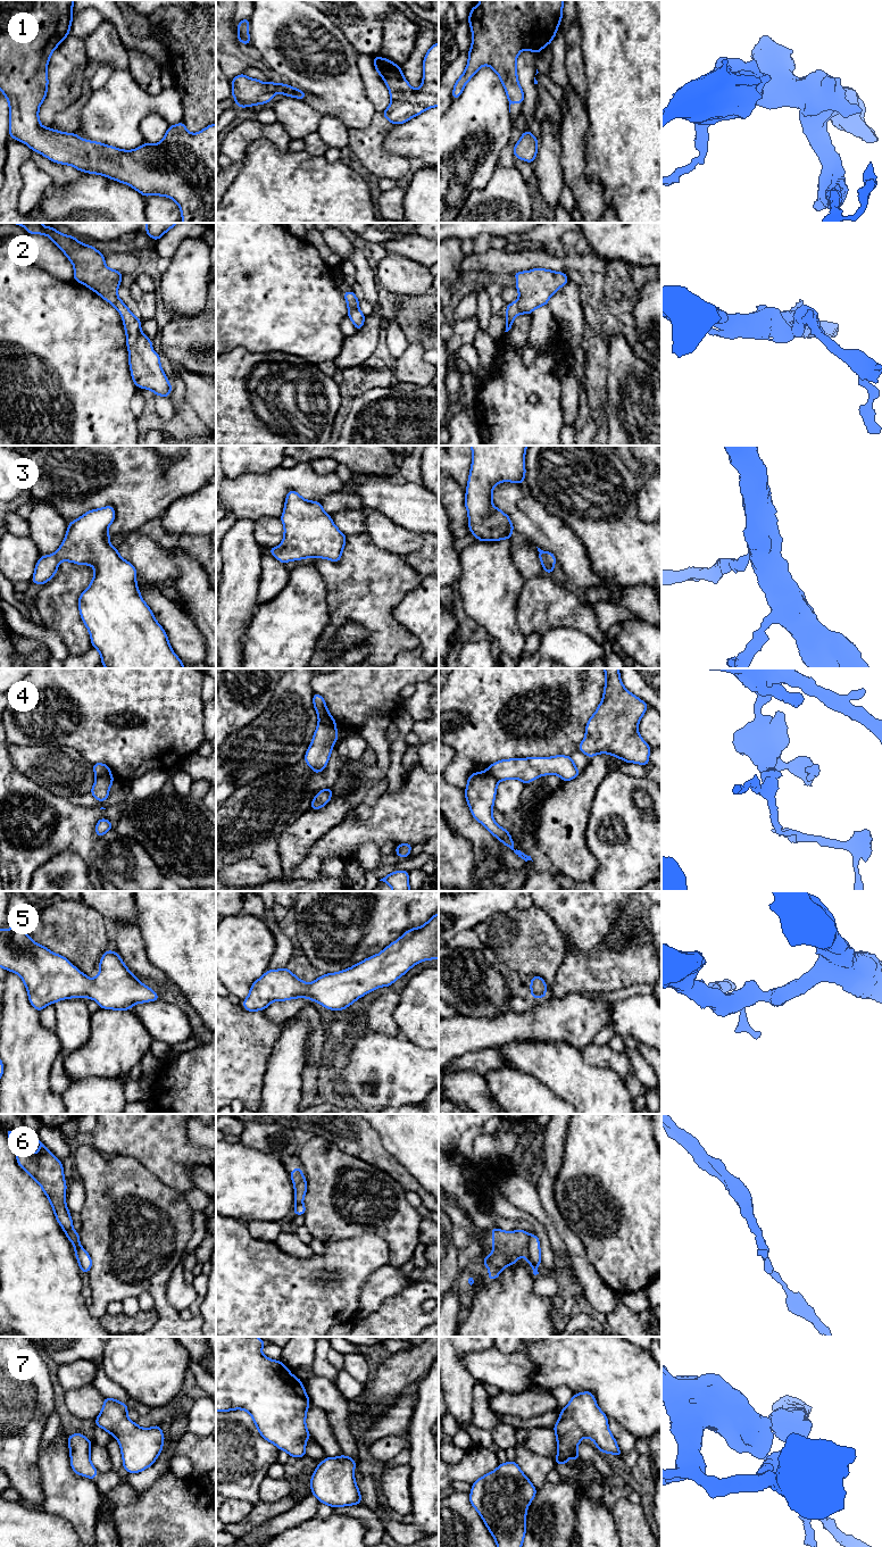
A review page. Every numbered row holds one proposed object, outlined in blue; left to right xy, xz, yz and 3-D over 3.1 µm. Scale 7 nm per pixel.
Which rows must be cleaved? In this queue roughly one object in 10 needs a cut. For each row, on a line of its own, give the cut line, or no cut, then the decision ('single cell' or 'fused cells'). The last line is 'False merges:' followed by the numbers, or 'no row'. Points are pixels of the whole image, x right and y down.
1: no cut | single cell
2: no cut | single cell
3: no cut | single cell
4: xz (318, 722), (325, 725), (334, 725) | fused cells
5: no cut | single cell
6: yz (530, 1236), (523, 1254) | fused cells
7: no cut | single cell
False merges: 4, 6

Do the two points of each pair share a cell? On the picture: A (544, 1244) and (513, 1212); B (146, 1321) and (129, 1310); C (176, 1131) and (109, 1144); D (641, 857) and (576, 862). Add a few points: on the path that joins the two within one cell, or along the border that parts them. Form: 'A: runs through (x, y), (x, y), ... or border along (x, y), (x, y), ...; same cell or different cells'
A: runs through (541, 1233), (539, 1227), (523, 1215); same cell
B: border along (139, 1310), (132, 1315), (124, 1315); different cells
C: runs through (159, 1131), (126, 1131); same cell
D: border along (585, 836), (585, 845), (597, 863), (592, 879); different cells

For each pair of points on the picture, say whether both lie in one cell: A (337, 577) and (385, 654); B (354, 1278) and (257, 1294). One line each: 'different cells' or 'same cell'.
A: same cell
B: same cell

